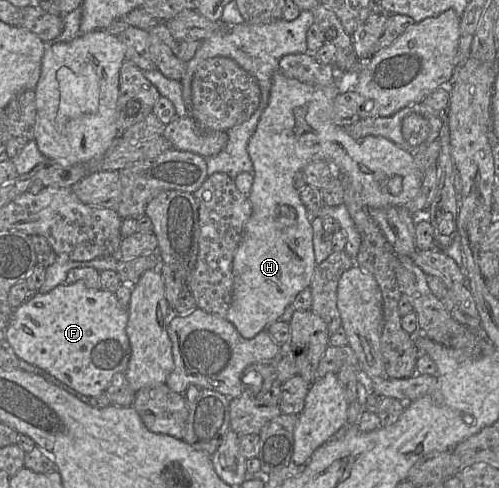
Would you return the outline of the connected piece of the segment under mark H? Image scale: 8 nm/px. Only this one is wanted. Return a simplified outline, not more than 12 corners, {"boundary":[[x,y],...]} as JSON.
{"boundary":[[272,77],[226,319],[274,324],[316,269],[293,185],[313,161],[368,208],[421,193],[412,154],[334,124],[334,83]]}

